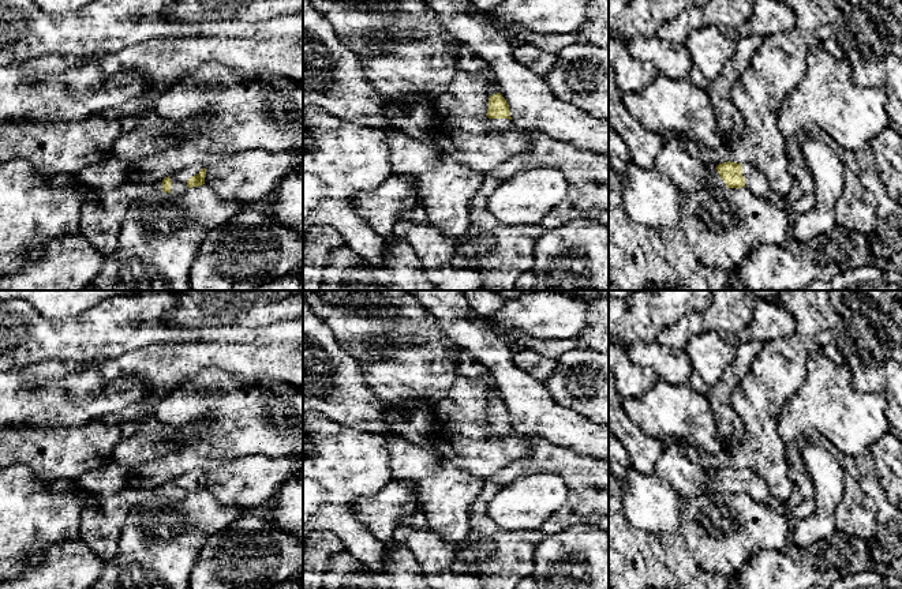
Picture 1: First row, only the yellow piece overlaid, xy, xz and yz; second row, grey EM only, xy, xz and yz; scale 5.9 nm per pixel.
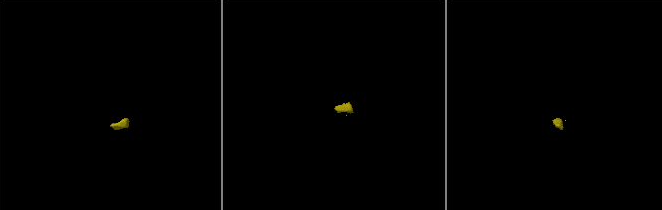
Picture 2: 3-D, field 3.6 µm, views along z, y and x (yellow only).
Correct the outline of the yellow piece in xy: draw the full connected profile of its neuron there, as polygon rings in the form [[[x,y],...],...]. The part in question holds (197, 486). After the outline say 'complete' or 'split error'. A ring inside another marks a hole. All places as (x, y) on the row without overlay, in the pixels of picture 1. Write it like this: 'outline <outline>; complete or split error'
outline [[[199,469],[186,472],[177,479],[165,483],[153,495],[164,496],[168,499],[181,500],[188,494],[205,489],[206,473]]]; split error

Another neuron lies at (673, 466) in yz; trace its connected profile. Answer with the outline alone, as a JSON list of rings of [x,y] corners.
[[[677,442],[665,443],[654,472],[654,476],[671,485],[678,498],[685,499],[710,494],[712,474],[714,472],[695,465],[685,447]]]

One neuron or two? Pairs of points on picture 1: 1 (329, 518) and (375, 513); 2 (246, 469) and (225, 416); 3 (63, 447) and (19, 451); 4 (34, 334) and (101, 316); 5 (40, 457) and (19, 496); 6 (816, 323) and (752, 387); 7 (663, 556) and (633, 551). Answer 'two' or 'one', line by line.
1: two
2: two
3: one
4: one
5: two
6: one
7: one

